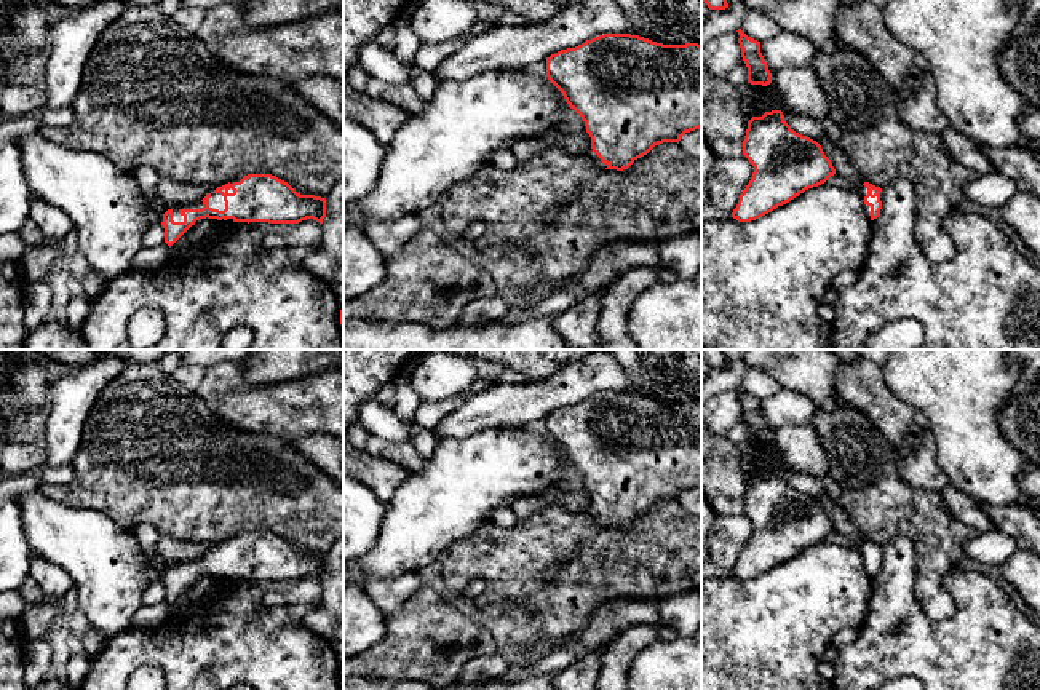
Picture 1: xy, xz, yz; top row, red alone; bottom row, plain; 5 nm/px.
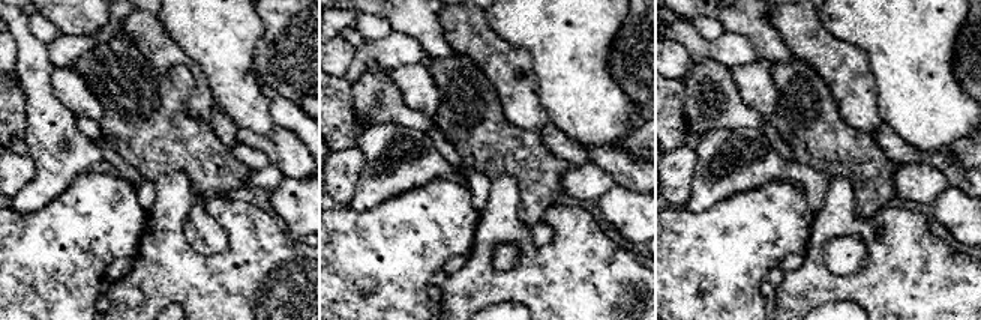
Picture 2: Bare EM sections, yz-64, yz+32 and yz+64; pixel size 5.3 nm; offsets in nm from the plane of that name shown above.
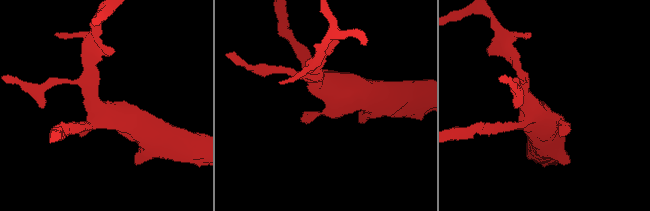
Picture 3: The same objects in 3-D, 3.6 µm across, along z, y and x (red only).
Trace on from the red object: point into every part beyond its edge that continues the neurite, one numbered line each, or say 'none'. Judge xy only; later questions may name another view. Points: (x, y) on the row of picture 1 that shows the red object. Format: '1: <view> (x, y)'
1: xy (197, 205)

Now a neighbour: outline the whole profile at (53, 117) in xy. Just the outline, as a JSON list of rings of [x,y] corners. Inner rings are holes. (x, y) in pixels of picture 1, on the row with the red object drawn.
[[[69,107],[48,109],[42,113],[42,128],[67,128],[73,123],[73,112]]]

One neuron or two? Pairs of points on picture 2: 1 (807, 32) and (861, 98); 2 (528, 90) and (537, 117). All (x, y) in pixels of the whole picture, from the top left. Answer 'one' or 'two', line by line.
1: one
2: one

